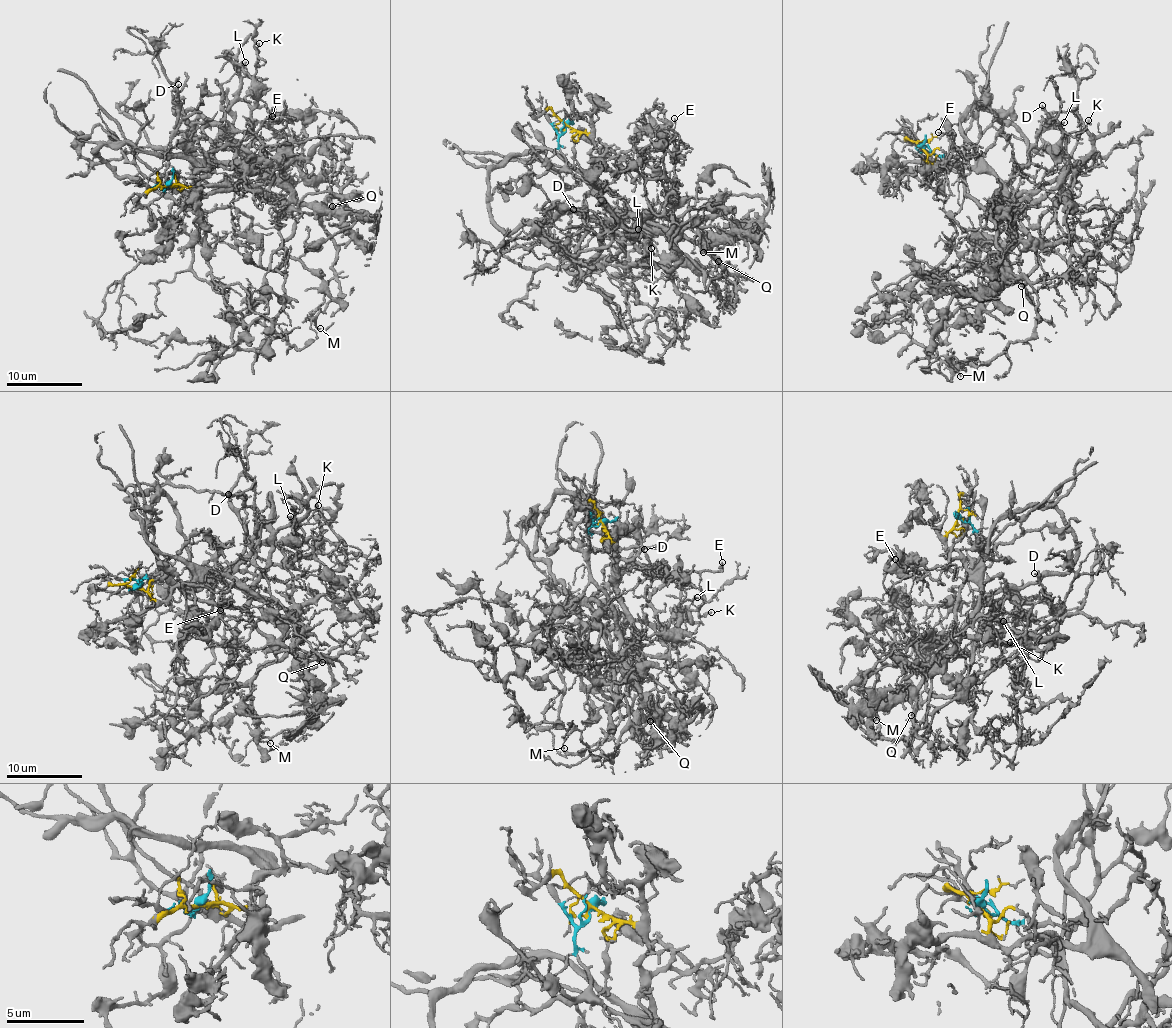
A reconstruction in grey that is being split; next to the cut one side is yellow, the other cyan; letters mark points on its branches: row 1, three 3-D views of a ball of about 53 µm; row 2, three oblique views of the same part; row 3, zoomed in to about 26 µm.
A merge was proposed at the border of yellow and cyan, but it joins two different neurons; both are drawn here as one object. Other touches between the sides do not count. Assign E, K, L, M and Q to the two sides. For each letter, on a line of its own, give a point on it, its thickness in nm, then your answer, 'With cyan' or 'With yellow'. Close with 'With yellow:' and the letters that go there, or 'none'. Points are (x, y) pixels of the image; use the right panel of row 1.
E: Place: (938, 132). Thickness 120 nm. With yellow
K: Place: (1088, 120). Thickness 140 nm. With cyan
L: Place: (1064, 122). Thickness 140 nm. With cyan
M: Place: (960, 376). Thickness 110 nm. With cyan
Q: Place: (1021, 286). Thickness 150 nm. With cyan
With yellow: E

